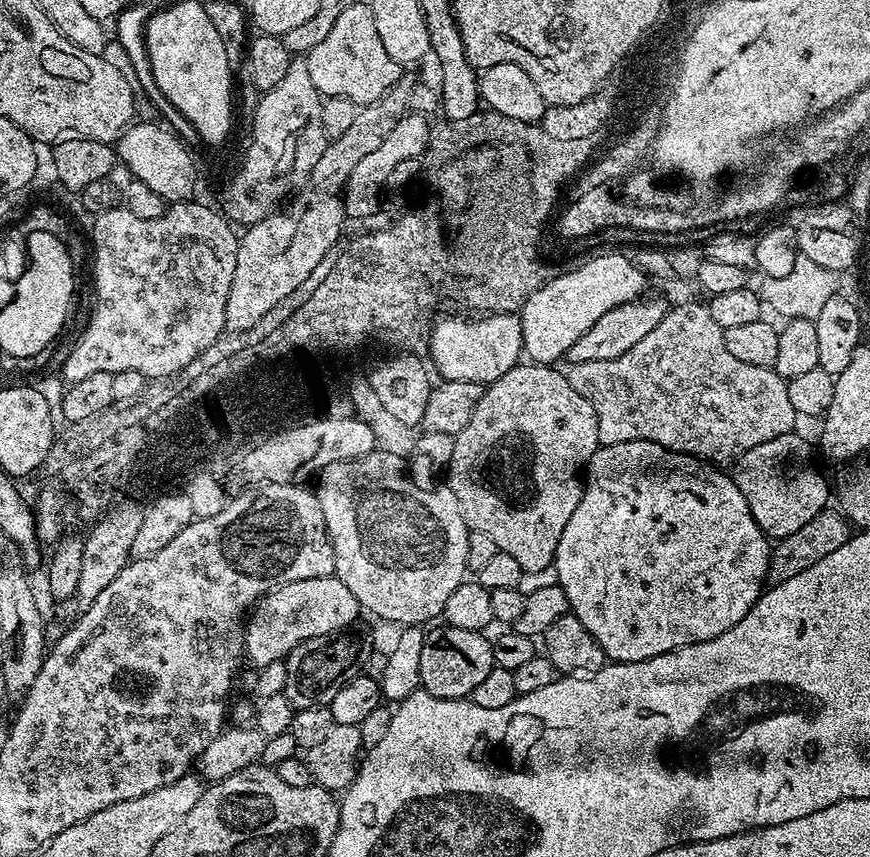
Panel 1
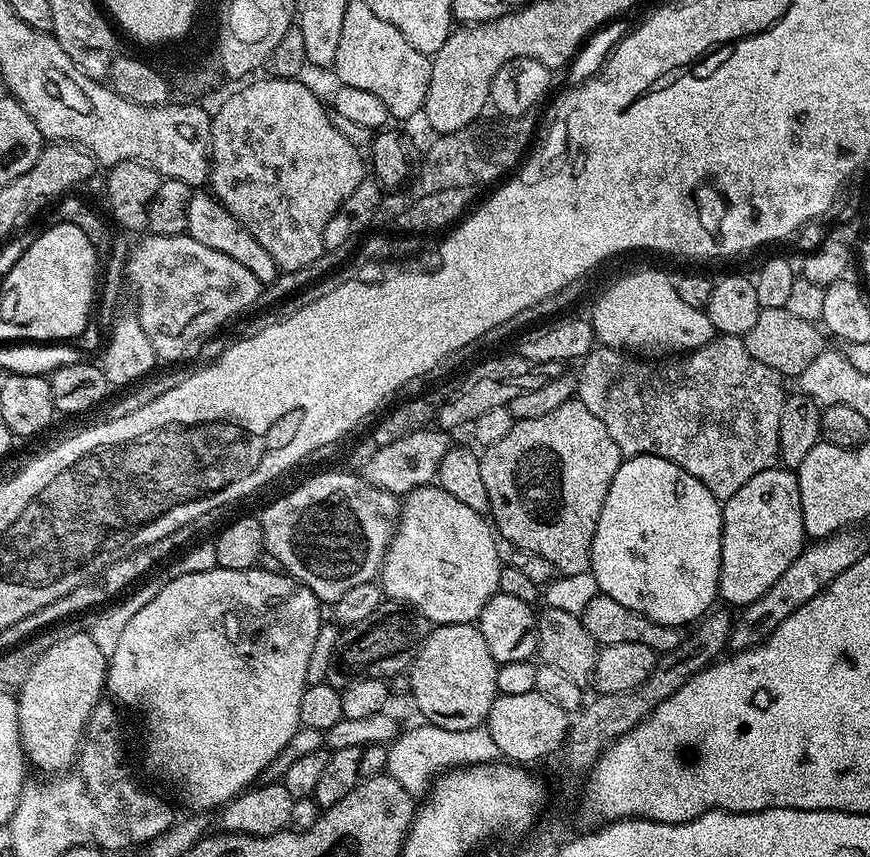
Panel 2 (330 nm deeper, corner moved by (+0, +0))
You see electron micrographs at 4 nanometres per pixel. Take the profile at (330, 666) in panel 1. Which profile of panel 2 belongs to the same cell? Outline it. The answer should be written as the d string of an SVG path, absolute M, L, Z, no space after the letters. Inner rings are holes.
M381 602L374 614L362 618L362 622L347 625L341 631L334 654L330 654L327 684L343 690L350 682L362 678L388 680L411 665L429 631L429 621L419 612L399 602Z

